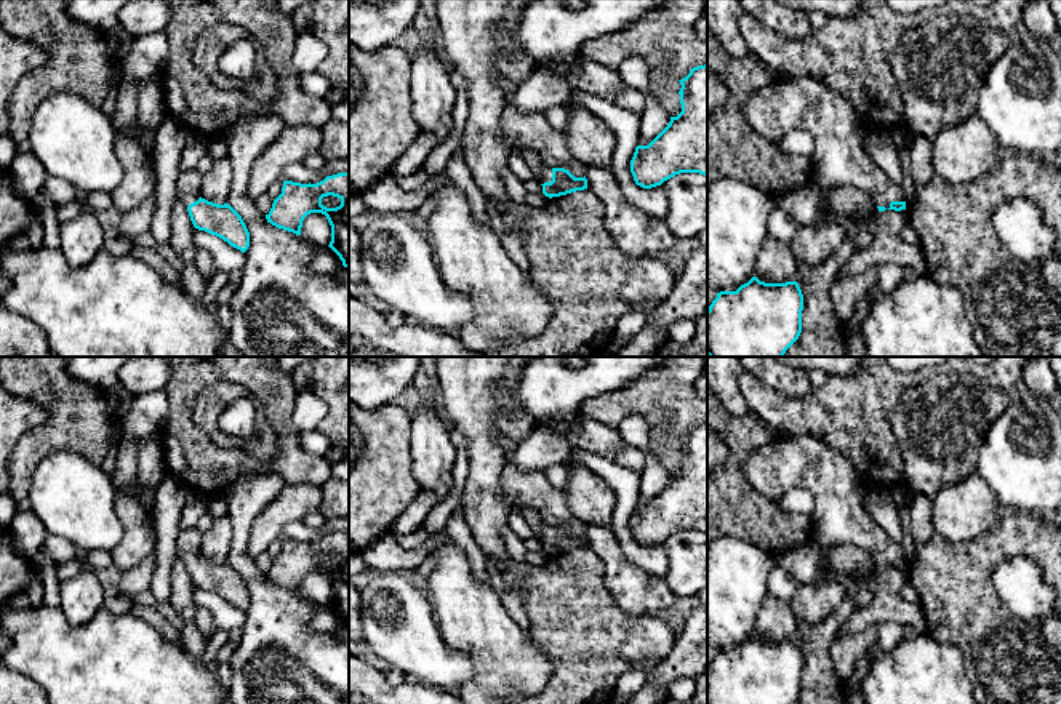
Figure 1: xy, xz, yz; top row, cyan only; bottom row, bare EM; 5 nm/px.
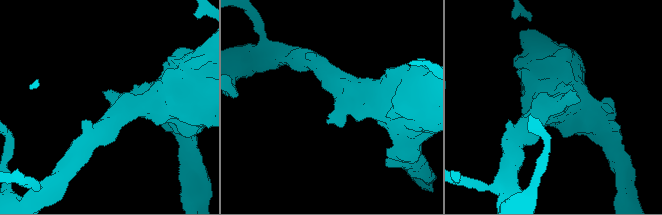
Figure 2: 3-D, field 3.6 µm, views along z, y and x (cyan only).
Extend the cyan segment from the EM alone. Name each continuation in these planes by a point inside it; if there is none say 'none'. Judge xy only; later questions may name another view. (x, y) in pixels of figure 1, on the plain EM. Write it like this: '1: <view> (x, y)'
1: xy (188, 543)

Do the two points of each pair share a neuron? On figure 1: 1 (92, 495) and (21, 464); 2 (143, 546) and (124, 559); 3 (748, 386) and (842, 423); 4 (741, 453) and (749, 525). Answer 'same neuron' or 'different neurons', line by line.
1: different neurons
2: same neuron
3: same neuron
4: same neuron

